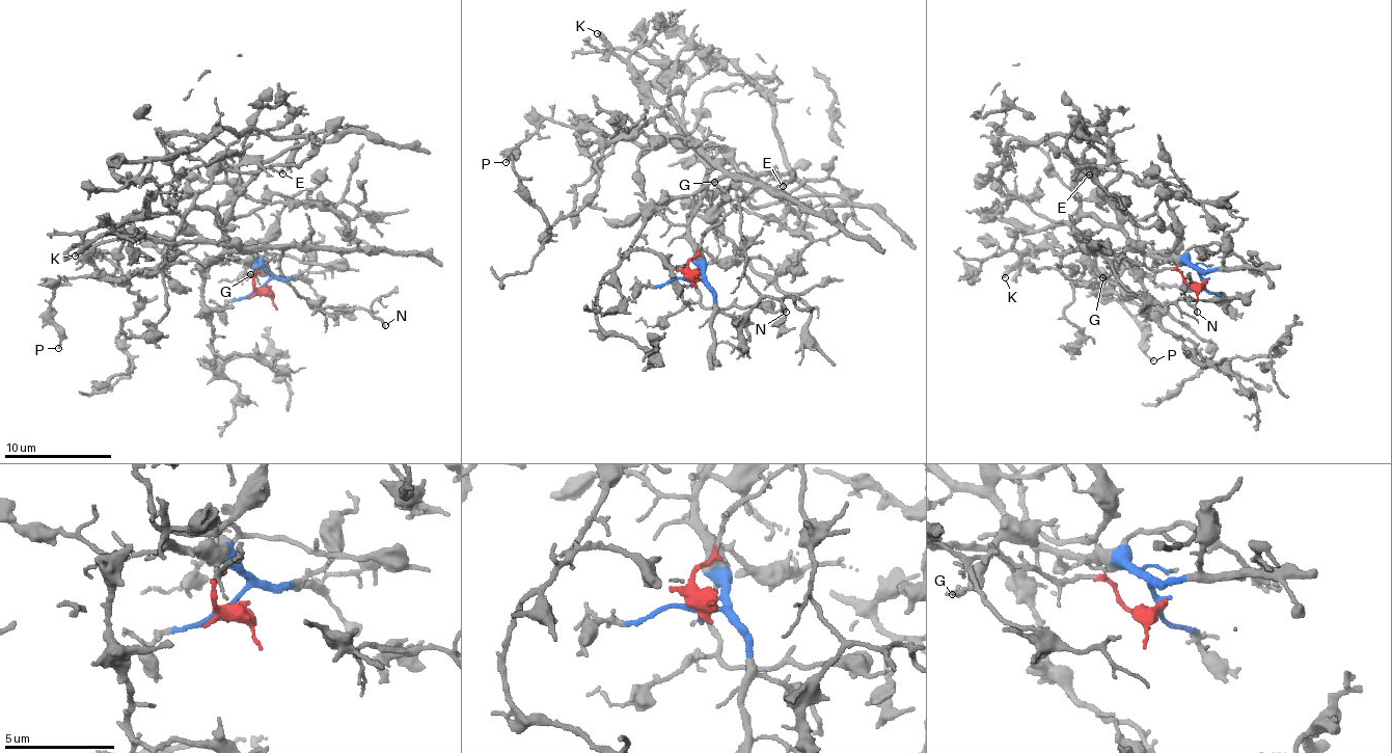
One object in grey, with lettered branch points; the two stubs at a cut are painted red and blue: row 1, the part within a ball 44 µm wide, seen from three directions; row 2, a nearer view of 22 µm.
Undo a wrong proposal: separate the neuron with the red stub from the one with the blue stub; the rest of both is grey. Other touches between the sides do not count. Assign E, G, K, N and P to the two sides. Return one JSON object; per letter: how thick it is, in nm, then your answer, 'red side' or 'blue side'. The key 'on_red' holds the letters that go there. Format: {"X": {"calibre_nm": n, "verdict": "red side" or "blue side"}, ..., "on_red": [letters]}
{"E": {"calibre_nm": 190, "verdict": "red side"}, "G": {"calibre_nm": 190, "verdict": "blue side"}, "K": {"calibre_nm": 280, "verdict": "red side"}, "N": {"calibre_nm": 180, "verdict": "red side"}, "P": {"calibre_nm": 120, "verdict": "red side"}, "on_red": ["E", "K", "N", "P"]}

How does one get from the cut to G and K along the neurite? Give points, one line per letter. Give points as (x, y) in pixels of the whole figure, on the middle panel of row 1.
G: (688, 280), (697, 280), (702, 273), (689, 221), (696, 216), (709, 215), (728, 192), (714, 181)
K: (688, 280), (688, 264), (699, 254), (702, 238), (752, 185), (715, 169), (651, 97), (649, 86), (597, 32)

